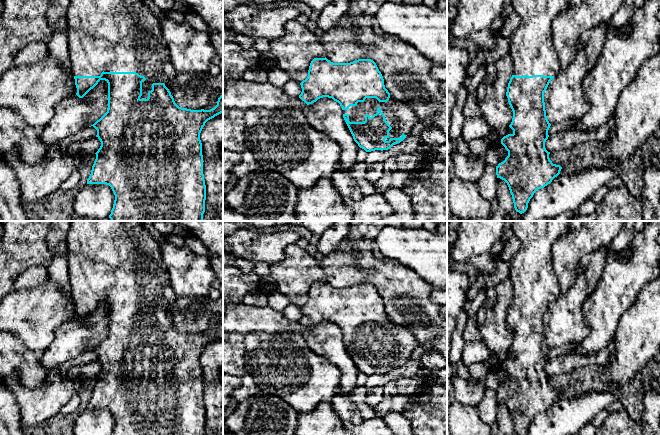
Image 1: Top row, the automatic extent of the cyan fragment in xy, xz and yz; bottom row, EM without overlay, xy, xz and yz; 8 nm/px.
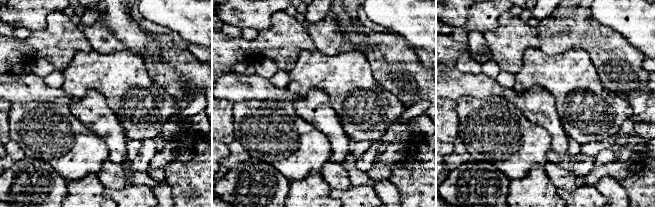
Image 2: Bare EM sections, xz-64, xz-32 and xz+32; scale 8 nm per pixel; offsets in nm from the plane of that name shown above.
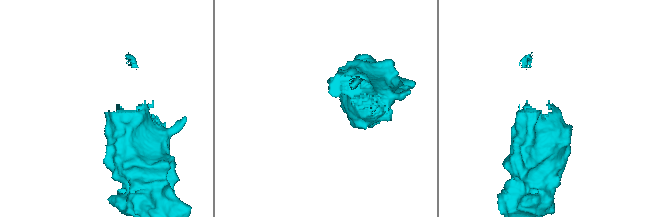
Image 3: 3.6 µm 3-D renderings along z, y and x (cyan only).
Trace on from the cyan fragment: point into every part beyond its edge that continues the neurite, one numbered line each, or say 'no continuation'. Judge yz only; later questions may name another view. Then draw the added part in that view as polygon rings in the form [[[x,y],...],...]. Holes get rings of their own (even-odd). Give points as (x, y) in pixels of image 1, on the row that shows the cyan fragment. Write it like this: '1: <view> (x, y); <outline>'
1: yz (532, 50); [[[512,0],[520,23],[510,38],[512,75],[555,76],[559,71],[552,26],[569,0]]]

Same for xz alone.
1: xz (401, 118); [[[391,96],[387,102],[379,102],[376,98],[366,98],[364,102],[358,102],[356,106],[342,110],[342,114],[348,114],[350,122],[364,122],[365,115],[372,117],[377,113],[378,107],[381,108],[386,121],[392,127],[385,141],[389,141],[390,138],[400,138],[402,134],[408,135],[420,120],[405,103]]]

